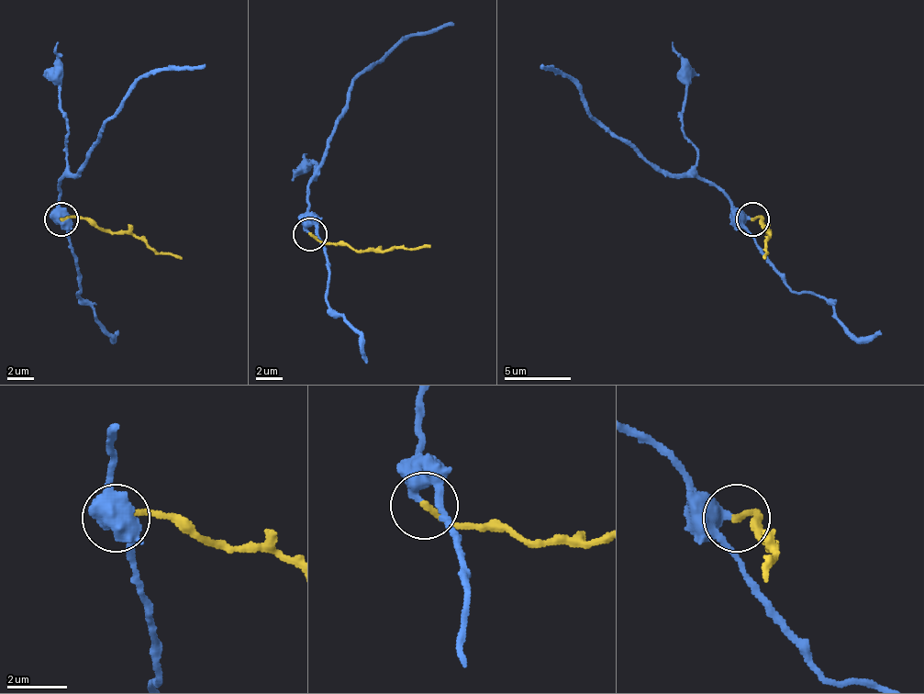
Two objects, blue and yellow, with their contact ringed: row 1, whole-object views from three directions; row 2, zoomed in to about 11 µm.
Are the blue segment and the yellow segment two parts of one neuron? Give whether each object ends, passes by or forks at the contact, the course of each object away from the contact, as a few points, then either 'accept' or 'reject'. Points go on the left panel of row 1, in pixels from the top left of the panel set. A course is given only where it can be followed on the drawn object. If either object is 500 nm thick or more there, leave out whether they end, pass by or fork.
blue ends there; yellow ends there; blue runs (61, 218), (61, 182), (87, 162), (97, 131), (140, 78), (161, 68), (205, 64); yellow runs (61, 218), (91, 218), (100, 229), (138, 235), (157, 251), (181, 259); accept

